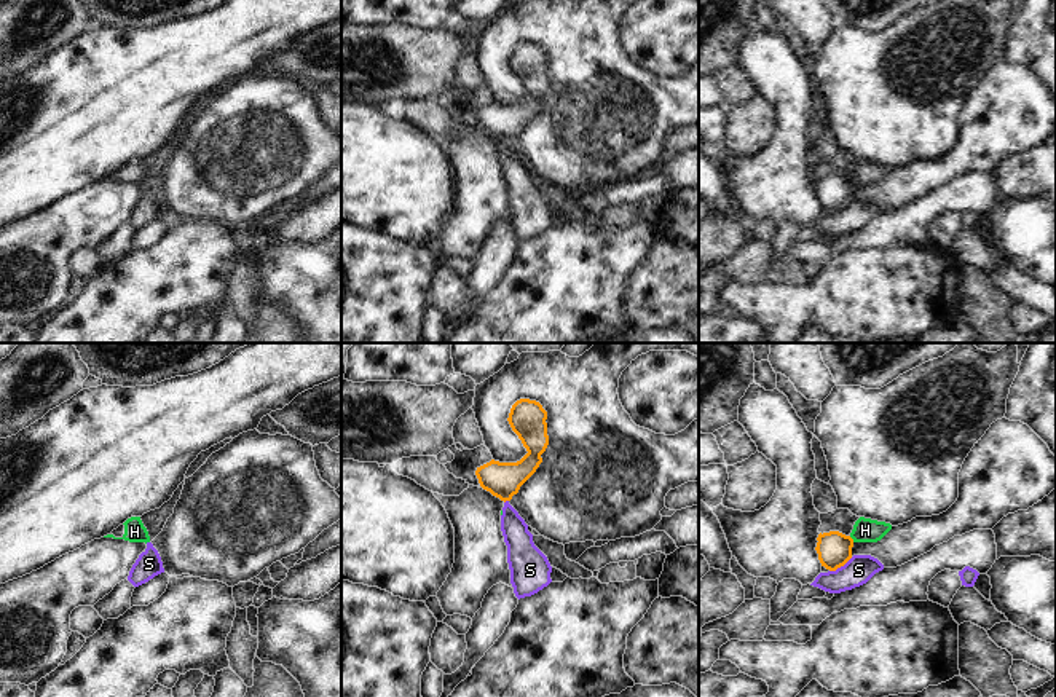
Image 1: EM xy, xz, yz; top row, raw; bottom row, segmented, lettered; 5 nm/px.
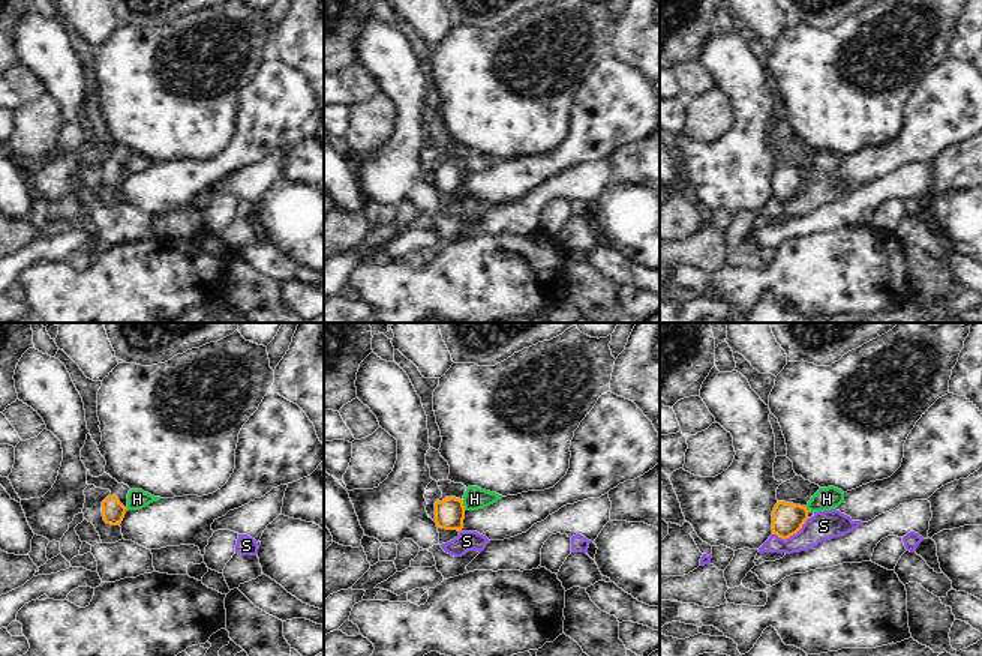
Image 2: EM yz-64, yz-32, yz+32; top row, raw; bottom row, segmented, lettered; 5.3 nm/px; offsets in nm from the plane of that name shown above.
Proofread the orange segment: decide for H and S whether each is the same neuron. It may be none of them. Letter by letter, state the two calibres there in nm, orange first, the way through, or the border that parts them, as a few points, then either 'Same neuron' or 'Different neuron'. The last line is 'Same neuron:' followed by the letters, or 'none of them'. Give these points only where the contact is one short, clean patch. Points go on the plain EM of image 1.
H: Thickness 180 nm (orange) against 130 nm. Boundary: yz (849, 179), (854, 184). Different neuron
S: Thickness 180 nm (orange) against 150 nm. Boundary: yz (852, 200), (830, 214). Different neuron
Same neuron: none of them.

